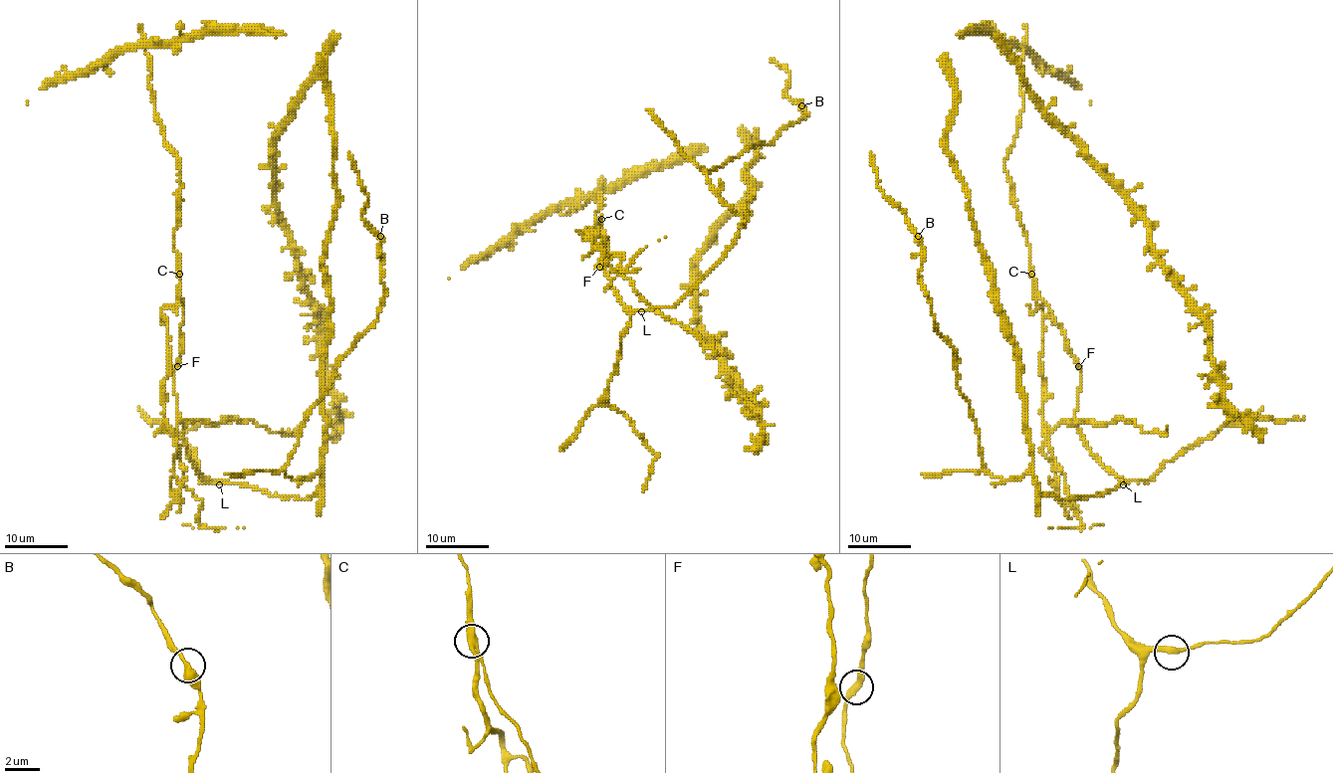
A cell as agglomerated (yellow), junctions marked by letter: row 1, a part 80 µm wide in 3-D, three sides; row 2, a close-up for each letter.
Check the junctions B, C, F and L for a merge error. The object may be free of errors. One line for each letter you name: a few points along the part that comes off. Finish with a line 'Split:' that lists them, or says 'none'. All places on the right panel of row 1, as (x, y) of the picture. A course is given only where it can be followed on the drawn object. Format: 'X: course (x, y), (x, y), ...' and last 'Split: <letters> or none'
C: course (1030, 274), (1043, 323), (1041, 419), (1048, 429), (1086, 419), (1133, 421), (1160, 435), (1168, 427)
Split: C

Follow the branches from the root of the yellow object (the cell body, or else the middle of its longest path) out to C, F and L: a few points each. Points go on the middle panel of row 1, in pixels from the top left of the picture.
C: (746, 206), (725, 256), (676, 304), (647, 309), (629, 309), (605, 267), (594, 268), (602, 257), (601, 219)
F: (746, 206), (735, 243), (673, 306), (629, 309), (605, 267), (599, 267)
L: (746, 206), (748, 214), (735, 243), (698, 283), (676, 304), (641, 311)

